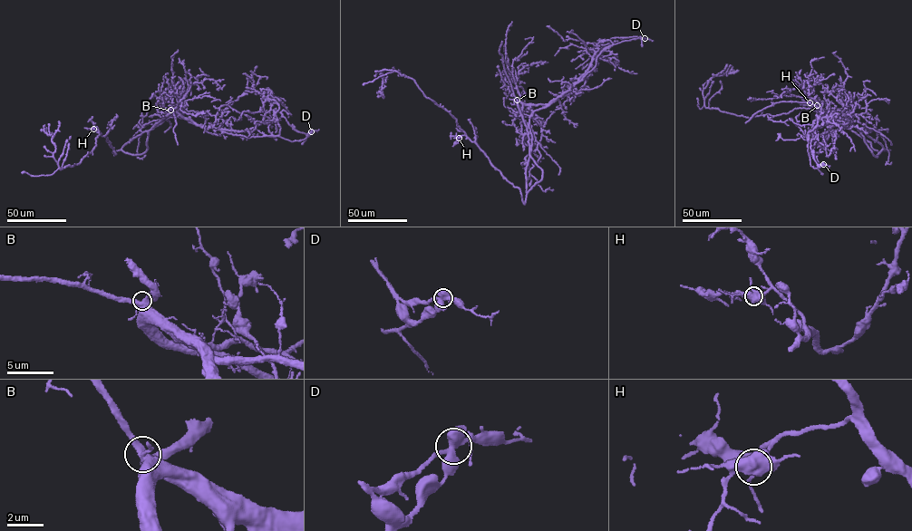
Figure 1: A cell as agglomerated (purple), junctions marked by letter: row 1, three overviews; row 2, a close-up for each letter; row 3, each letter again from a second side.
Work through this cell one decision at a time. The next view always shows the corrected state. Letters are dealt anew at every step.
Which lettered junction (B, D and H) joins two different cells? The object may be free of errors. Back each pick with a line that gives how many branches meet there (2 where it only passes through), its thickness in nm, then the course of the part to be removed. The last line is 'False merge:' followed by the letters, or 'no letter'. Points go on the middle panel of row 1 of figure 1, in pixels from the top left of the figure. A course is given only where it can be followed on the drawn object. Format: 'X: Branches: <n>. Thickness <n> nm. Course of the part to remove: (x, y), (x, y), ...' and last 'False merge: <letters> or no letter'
False merge: no letter

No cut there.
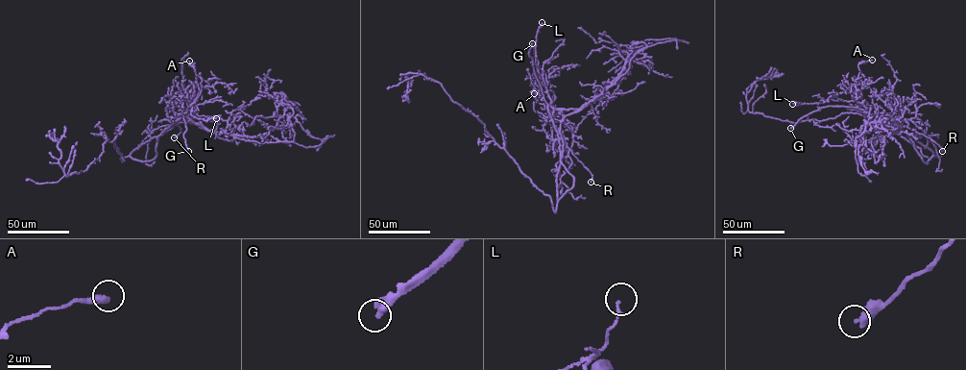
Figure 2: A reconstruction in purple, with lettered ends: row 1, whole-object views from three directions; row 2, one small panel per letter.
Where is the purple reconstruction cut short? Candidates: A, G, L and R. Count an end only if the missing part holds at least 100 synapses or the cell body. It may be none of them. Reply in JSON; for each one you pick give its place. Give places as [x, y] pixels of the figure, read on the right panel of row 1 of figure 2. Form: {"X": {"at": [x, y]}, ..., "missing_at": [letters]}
{"G": {"at": [790, 128]}, "missing_at": ["G"]}

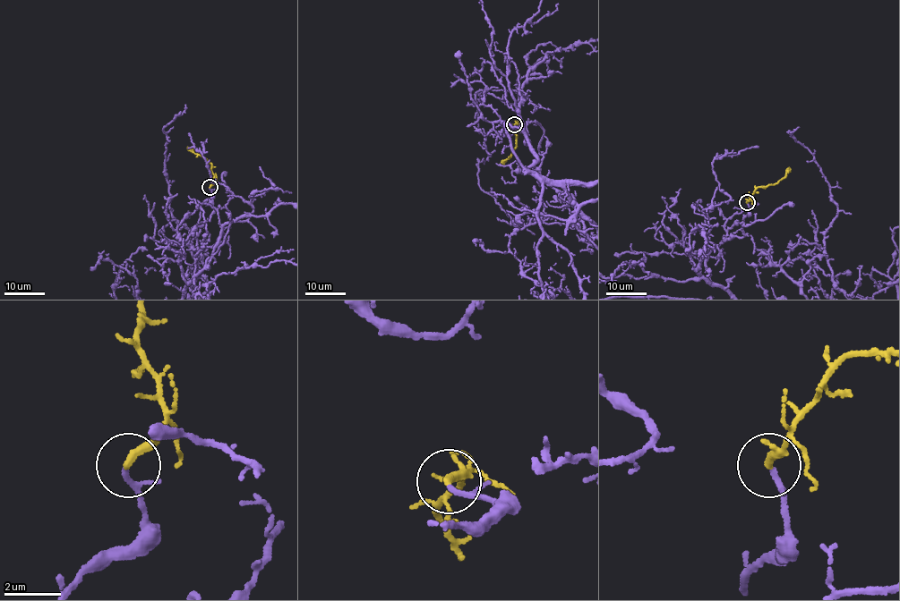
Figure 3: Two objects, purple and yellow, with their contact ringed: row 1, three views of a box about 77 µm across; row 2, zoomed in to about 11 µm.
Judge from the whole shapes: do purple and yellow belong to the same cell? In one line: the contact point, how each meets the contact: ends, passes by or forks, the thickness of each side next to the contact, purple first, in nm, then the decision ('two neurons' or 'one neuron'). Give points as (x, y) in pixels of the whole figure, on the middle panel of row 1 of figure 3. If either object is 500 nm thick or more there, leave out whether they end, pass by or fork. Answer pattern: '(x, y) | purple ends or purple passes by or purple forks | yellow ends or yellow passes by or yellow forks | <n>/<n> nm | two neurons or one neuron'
(514, 124) | purple passes by | yellow ends | 140/280 nm | one neuron

